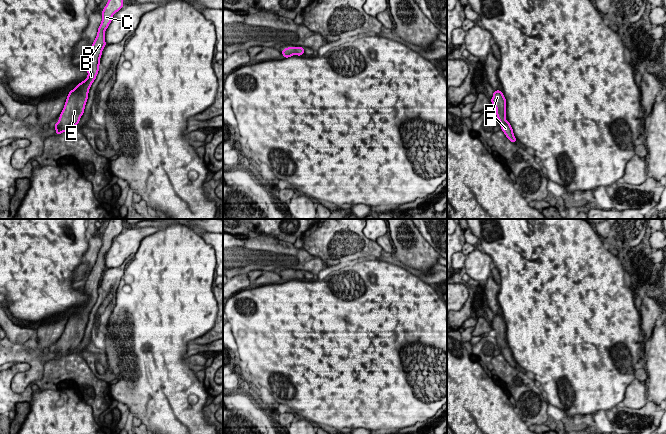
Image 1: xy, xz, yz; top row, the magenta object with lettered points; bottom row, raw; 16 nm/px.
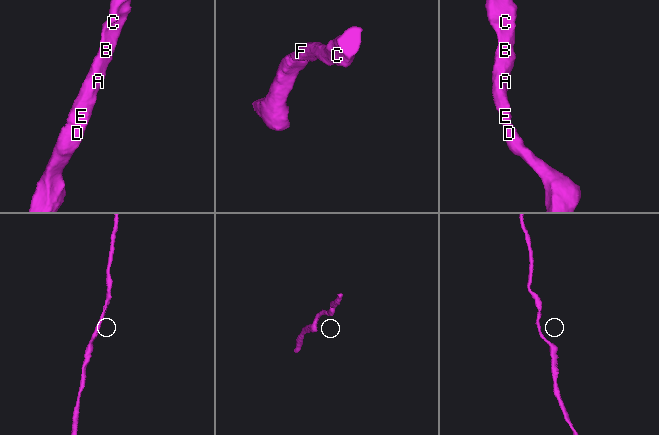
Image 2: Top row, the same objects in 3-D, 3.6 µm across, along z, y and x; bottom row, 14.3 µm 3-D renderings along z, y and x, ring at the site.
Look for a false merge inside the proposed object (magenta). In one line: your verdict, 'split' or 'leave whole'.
leave whole

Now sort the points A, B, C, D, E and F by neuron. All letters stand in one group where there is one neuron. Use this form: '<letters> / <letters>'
A B C D E F

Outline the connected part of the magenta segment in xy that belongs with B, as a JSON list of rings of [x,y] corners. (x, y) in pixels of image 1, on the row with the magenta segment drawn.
[[[108,0],[102,13],[102,22],[98,28],[97,36],[90,47],[85,62],[84,69],[88,72],[87,78],[69,91],[64,108],[60,114],[59,121],[55,123],[56,135],[71,130],[78,125],[80,117],[84,113],[88,99],[89,89],[96,79],[99,71],[100,58],[106,46],[105,31],[112,21],[113,15],[124,6],[123,0]]]

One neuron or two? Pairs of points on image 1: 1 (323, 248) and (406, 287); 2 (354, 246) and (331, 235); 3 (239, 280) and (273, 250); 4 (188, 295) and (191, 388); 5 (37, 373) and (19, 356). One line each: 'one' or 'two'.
1: two
2: one
3: two
4: one
5: one

